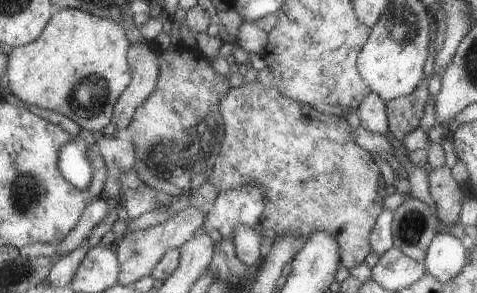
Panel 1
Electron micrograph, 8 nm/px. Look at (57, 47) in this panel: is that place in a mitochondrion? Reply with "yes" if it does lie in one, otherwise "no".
no

